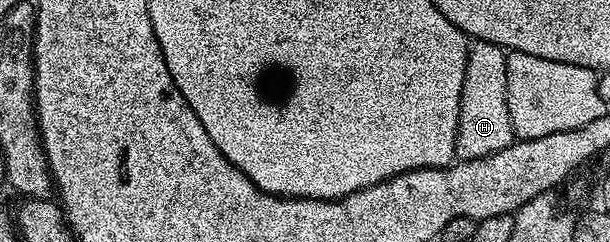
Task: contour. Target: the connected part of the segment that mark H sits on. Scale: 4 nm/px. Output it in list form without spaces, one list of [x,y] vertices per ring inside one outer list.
[[[475,40],[468,49],[466,76],[460,102],[458,137],[455,139],[459,162],[493,155],[515,142],[506,95],[507,52],[490,42]]]

